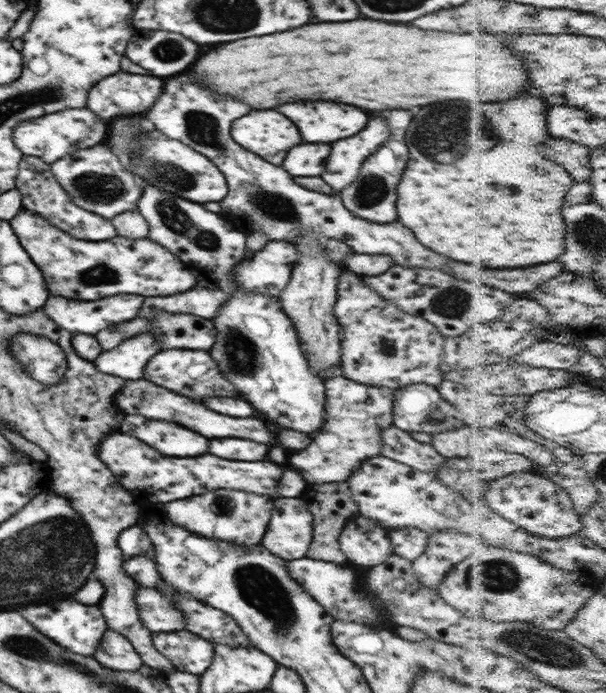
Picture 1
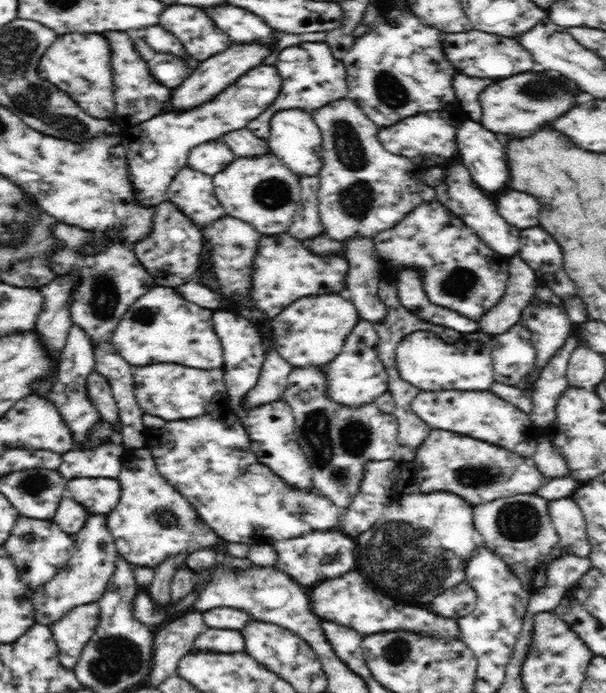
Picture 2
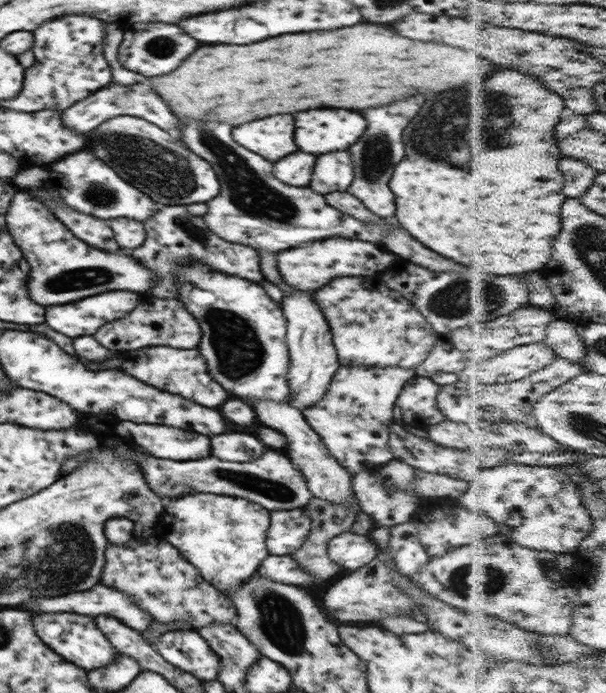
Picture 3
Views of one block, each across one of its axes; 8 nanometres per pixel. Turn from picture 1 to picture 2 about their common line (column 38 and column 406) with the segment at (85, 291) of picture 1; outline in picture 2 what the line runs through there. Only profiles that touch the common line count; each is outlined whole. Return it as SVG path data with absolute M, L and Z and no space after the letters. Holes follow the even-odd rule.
M436 200L409 212L395 228L376 234L373 243L383 267L381 280L396 283L396 270L415 268L423 278L422 288L432 304L456 311L473 321L480 320L505 295L509 258L490 249Z

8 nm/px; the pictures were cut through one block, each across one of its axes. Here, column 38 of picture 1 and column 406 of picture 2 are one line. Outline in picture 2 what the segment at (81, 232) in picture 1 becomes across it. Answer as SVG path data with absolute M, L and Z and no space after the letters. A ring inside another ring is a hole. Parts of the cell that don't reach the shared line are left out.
M338 98L338 100L334 100L334 102L328 102L326 106L322 106L322 108L314 110L314 112L311 114L314 114L314 122L318 125L318 129L320 129L320 134L322 135L322 168L320 168L320 172L318 174L320 179L318 209L320 212L320 223L322 223L322 227L324 227L323 234L325 234L328 238L337 240L338 242L344 242L344 244L346 243L346 240L350 240L350 238L373 239L376 234L395 228L396 224L399 224L409 214L409 212L414 211L422 204L432 203L435 200L435 188L431 187L430 185L426 186L426 184L424 184L425 181L423 181L423 179L420 180L420 174L422 174L422 170L410 158L392 154L382 146L382 143L379 141L377 135L381 127L379 127L375 122L372 122L372 120L370 120L362 112L362 109L353 100L348 100L348 98Z

